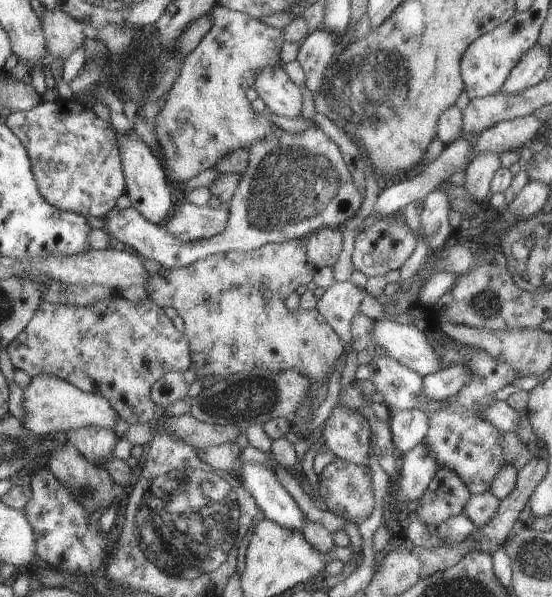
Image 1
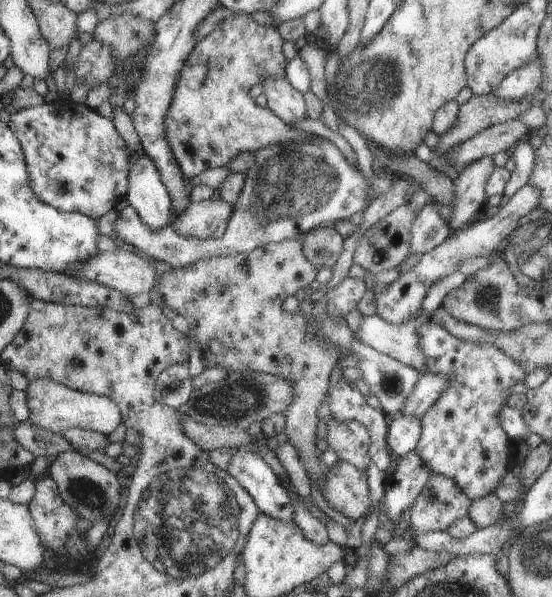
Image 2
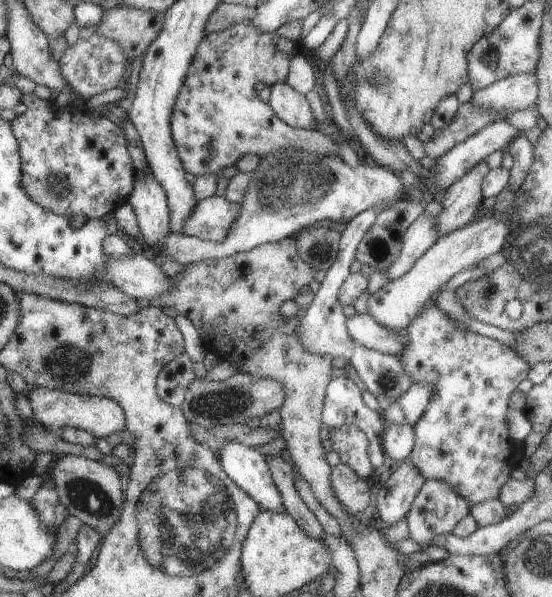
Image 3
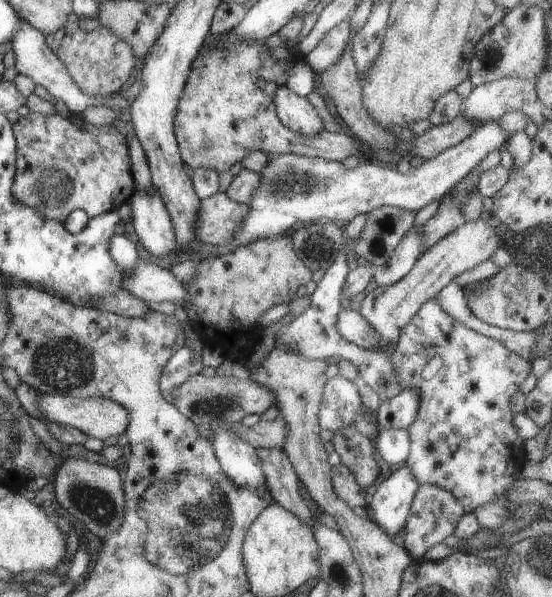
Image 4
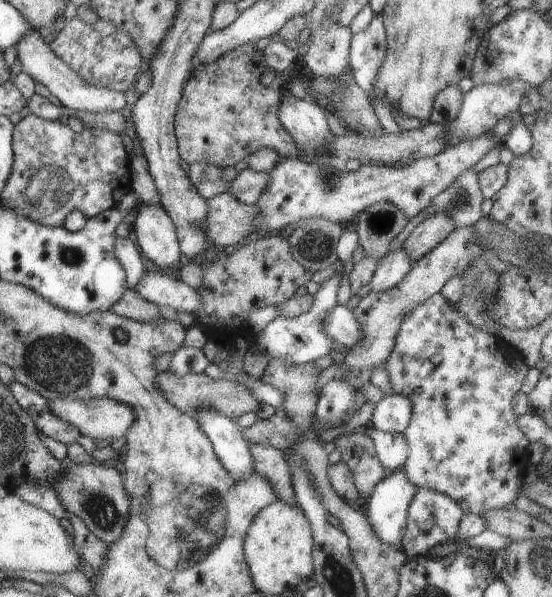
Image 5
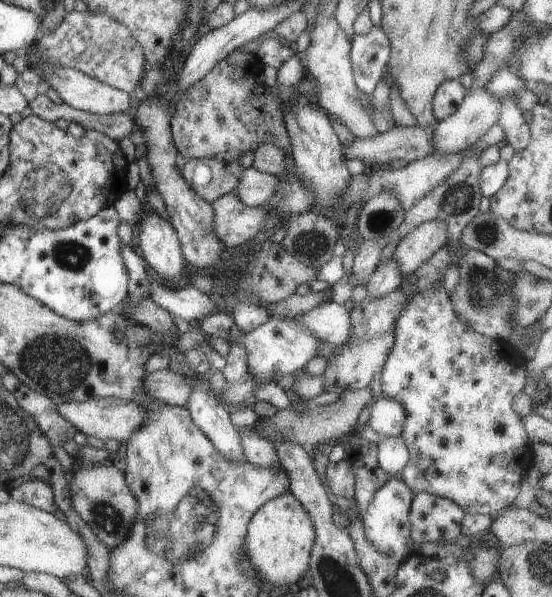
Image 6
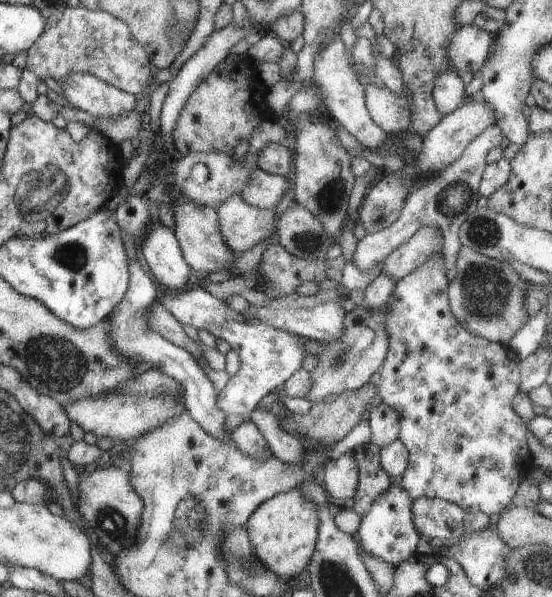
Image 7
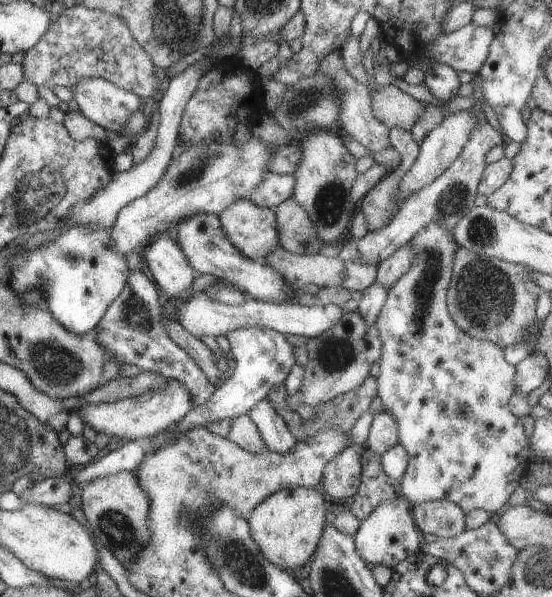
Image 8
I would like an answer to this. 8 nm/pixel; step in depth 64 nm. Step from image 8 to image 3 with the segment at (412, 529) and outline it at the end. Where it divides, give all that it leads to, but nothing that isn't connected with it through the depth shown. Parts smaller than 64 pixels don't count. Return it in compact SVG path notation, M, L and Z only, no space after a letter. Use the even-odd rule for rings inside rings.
M409 457L393 470L389 478L380 486L375 496L377 516L387 527L395 526L406 518L415 494L423 485L423 476L411 464Z

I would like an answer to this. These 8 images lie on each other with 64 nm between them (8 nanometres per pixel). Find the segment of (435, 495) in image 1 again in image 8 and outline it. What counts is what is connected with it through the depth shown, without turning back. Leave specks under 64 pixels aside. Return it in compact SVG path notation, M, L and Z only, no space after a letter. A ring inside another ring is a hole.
M435 499L411 506L414 525L426 537L454 537L463 531L464 510L445 499Z

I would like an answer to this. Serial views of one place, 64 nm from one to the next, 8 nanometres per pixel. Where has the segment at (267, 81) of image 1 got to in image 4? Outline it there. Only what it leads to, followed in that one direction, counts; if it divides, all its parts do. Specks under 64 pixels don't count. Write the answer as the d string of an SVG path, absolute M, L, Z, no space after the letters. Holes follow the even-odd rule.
M279 85L273 94L273 104L277 119L283 127L303 138L323 130L323 120L317 110L305 97L289 92L285 85Z

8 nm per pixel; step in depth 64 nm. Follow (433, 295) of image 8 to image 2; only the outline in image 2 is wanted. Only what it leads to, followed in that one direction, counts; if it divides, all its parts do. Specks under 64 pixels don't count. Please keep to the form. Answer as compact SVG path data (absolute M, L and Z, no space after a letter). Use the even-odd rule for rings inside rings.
M419 317L415 334L417 334L419 350L425 358L423 374L443 374L447 378L447 388L420 417L421 433L413 452L421 458L423 466L427 468L430 475L439 474L439 476L451 478L469 500L477 500L485 494L492 493L497 482L503 478L503 474L511 468L510 444L512 441L503 432L497 416L499 416L499 410L506 405L510 394L509 388L516 382L522 382L526 377L525 372L515 360L511 360L499 348L491 344L475 344L475 342L459 340L431 318Z

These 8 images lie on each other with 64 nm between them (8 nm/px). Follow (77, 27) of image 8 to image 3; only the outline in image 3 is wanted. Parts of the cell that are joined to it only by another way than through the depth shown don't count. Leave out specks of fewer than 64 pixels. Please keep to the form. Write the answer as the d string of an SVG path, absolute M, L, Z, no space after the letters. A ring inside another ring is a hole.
M93 32L87 39L77 38L74 44L65 46L61 52L59 61L65 78L70 79L71 88L75 90L83 100L87 101L94 95L115 88L125 76L127 56L123 54L121 46L109 38L103 38L101 34Z

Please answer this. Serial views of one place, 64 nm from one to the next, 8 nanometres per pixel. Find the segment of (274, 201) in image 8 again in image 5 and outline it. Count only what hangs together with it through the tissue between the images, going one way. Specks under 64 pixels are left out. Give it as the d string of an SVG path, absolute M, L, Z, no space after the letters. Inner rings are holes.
M245 169L229 183L227 191L242 204L255 205L257 198L267 188L267 182L269 182L267 173Z

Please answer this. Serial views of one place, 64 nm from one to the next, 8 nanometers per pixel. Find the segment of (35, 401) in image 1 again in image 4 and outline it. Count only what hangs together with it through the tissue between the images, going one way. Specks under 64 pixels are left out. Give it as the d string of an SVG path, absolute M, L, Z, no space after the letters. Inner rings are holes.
M38 394L39 414L43 416L43 420L47 422L55 422L63 424L83 432L87 437L99 439L103 442L109 437L118 437L123 434L129 422L129 414L121 405L110 399L102 397L91 398L69 398L69 396L59 396L55 394Z

